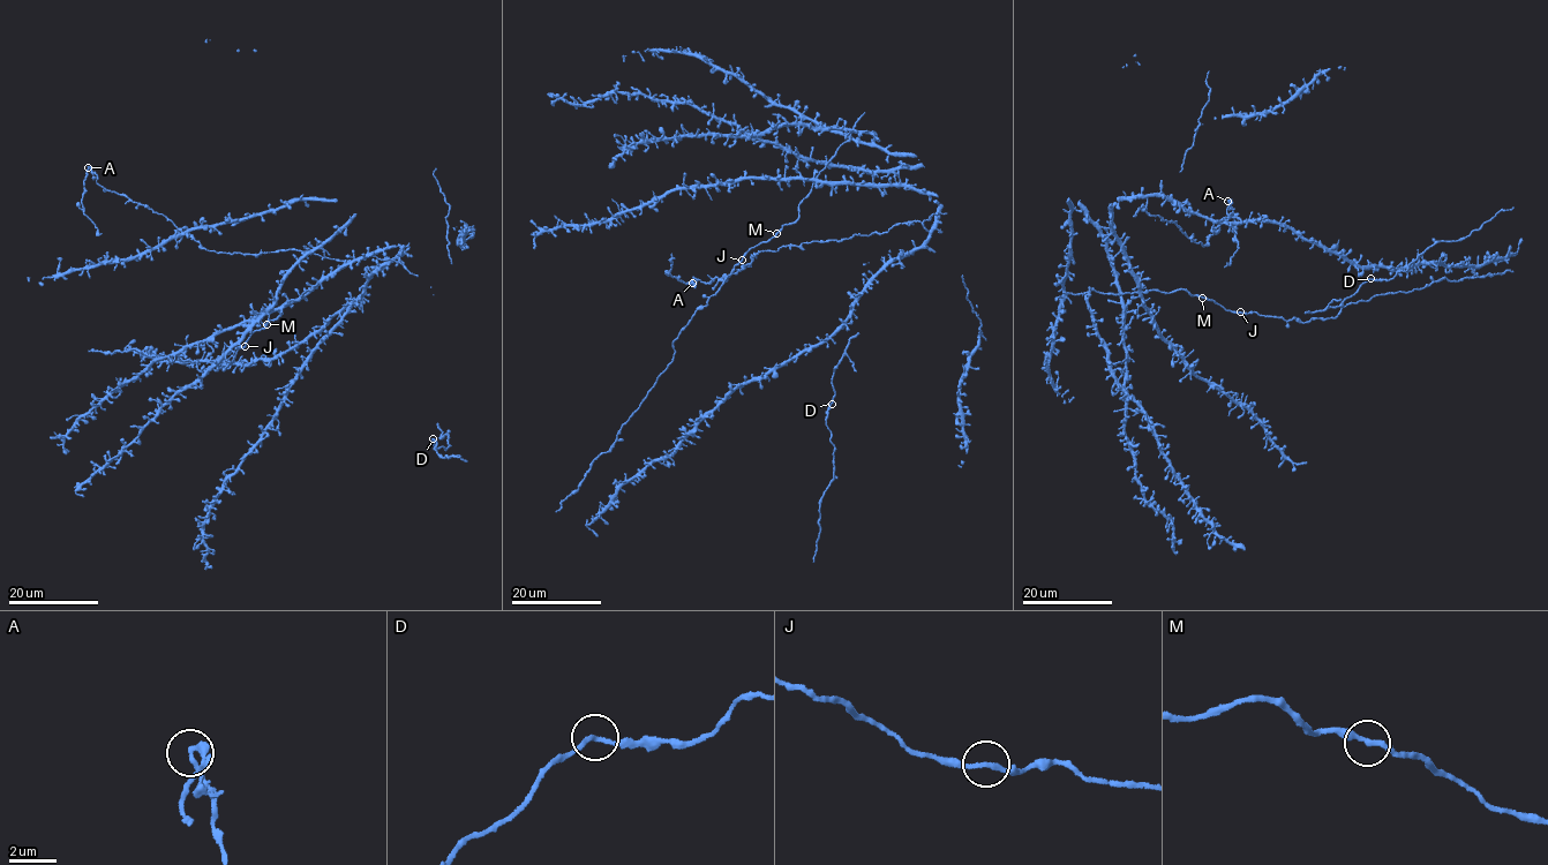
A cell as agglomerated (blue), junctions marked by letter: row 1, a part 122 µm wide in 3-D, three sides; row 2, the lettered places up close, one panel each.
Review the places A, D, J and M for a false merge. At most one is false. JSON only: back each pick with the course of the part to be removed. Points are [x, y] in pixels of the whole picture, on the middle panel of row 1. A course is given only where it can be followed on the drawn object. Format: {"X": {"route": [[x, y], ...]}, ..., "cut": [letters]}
{"A": {"route": [[692, 283], [666, 272], [670, 271], [671, 254]]}, "cut": ["A"]}

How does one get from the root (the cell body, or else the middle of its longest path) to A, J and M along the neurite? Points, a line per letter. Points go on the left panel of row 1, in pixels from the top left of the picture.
A: (346, 263), (396, 247), (404, 253), (396, 265), (294, 249), (207, 250), (162, 213), (105, 189), (88, 167)
J: (346, 263), (302, 295), (285, 302), (278, 310), (282, 314), (269, 320), (265, 326), (252, 332), (245, 346)
M: (346, 263), (302, 295), (285, 302), (278, 310), (282, 314), (267, 324)

